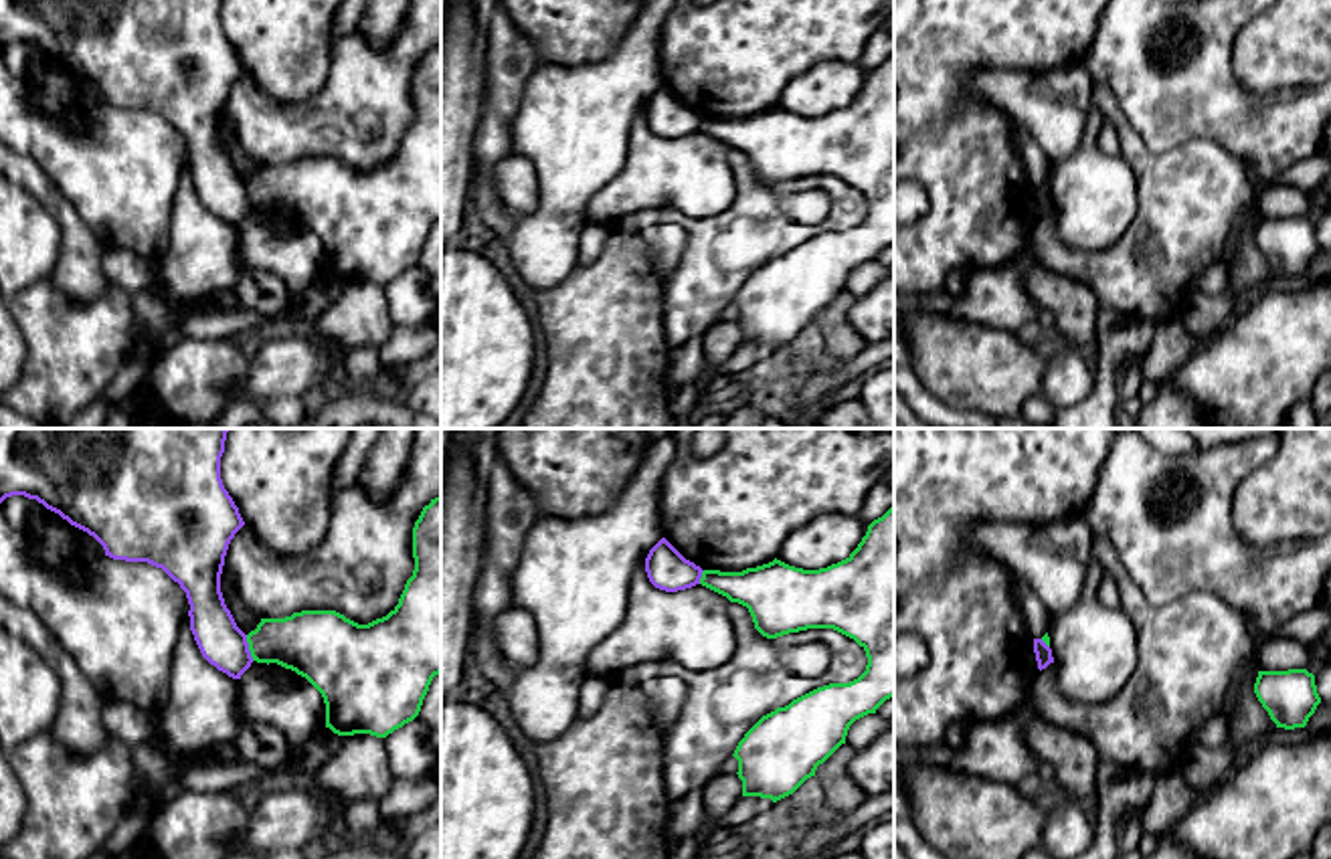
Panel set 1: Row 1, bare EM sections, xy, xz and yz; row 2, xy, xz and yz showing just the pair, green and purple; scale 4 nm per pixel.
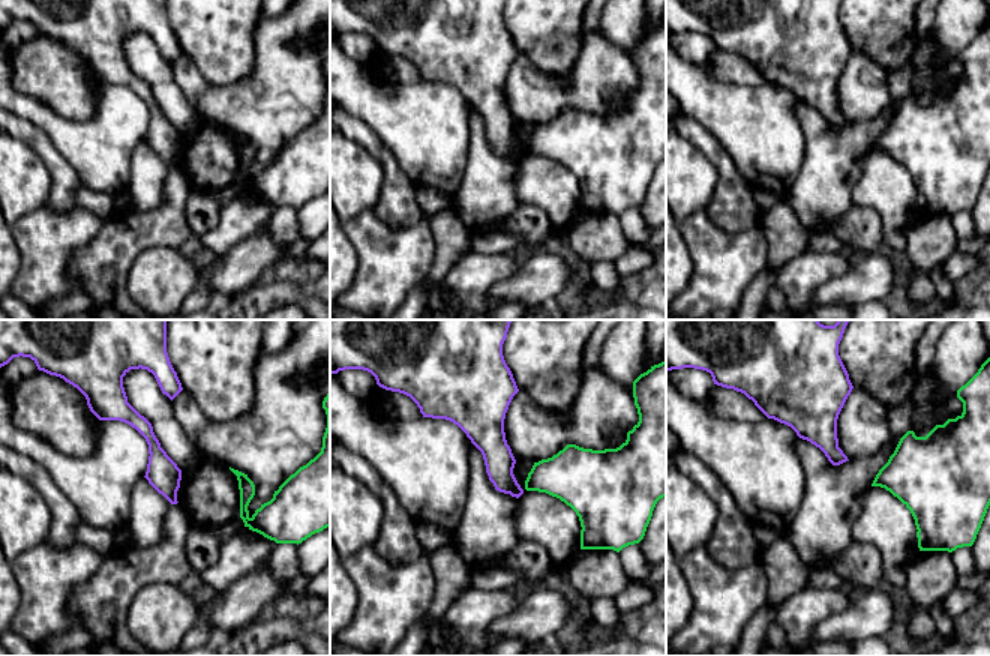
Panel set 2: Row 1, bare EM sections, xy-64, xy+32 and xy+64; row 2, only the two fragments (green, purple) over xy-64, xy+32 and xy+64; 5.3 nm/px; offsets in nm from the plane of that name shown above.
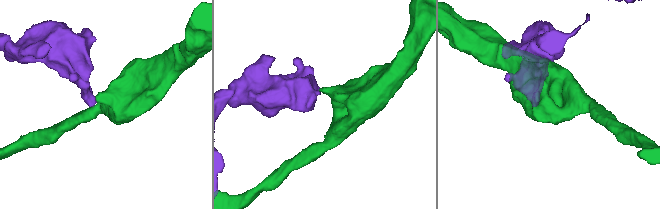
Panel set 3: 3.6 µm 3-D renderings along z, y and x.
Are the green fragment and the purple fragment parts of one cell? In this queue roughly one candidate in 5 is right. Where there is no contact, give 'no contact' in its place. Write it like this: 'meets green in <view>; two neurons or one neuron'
meets green in xy; two neurons

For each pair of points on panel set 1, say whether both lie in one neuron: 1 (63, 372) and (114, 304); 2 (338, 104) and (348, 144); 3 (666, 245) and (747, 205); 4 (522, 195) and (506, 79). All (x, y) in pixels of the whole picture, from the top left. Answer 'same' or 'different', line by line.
1: same
2: same
3: different
4: different

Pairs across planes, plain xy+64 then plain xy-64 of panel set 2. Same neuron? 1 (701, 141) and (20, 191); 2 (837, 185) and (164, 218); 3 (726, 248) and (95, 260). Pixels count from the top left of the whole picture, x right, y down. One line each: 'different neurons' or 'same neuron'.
1: different neurons
2: different neurons
3: different neurons

